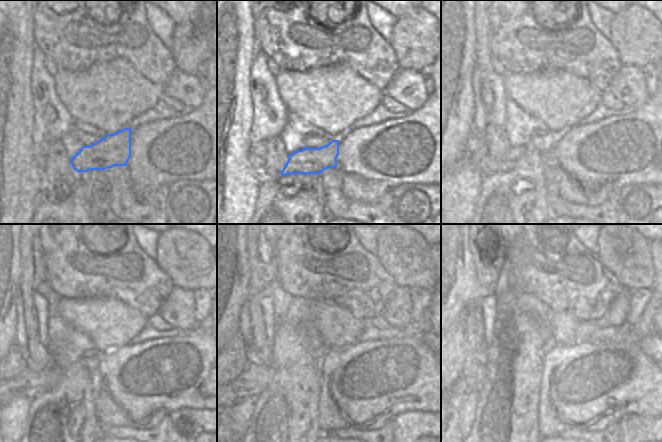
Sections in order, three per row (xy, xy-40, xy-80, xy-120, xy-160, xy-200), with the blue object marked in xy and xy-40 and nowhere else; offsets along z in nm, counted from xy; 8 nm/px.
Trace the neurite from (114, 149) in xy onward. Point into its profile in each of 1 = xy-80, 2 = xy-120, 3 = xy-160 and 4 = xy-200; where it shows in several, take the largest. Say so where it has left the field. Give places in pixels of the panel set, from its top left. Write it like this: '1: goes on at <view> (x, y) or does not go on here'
1: goes on at xy-80 (486, 164)
2: goes on at xy-120 (30, 383)
3: goes on at xy-160 (254, 379)
4: goes on at xy-200 (473, 372)

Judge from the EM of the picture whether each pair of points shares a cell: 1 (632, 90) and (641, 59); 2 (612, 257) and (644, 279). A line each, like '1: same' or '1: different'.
1: different
2: same

